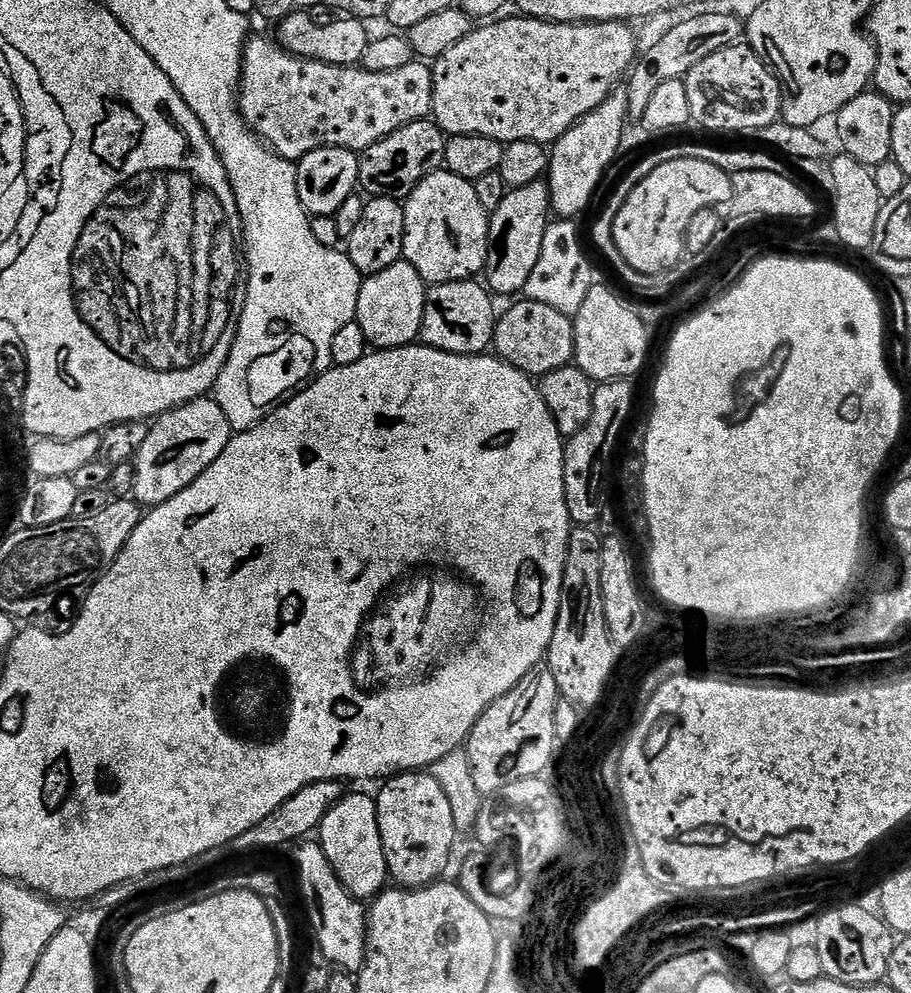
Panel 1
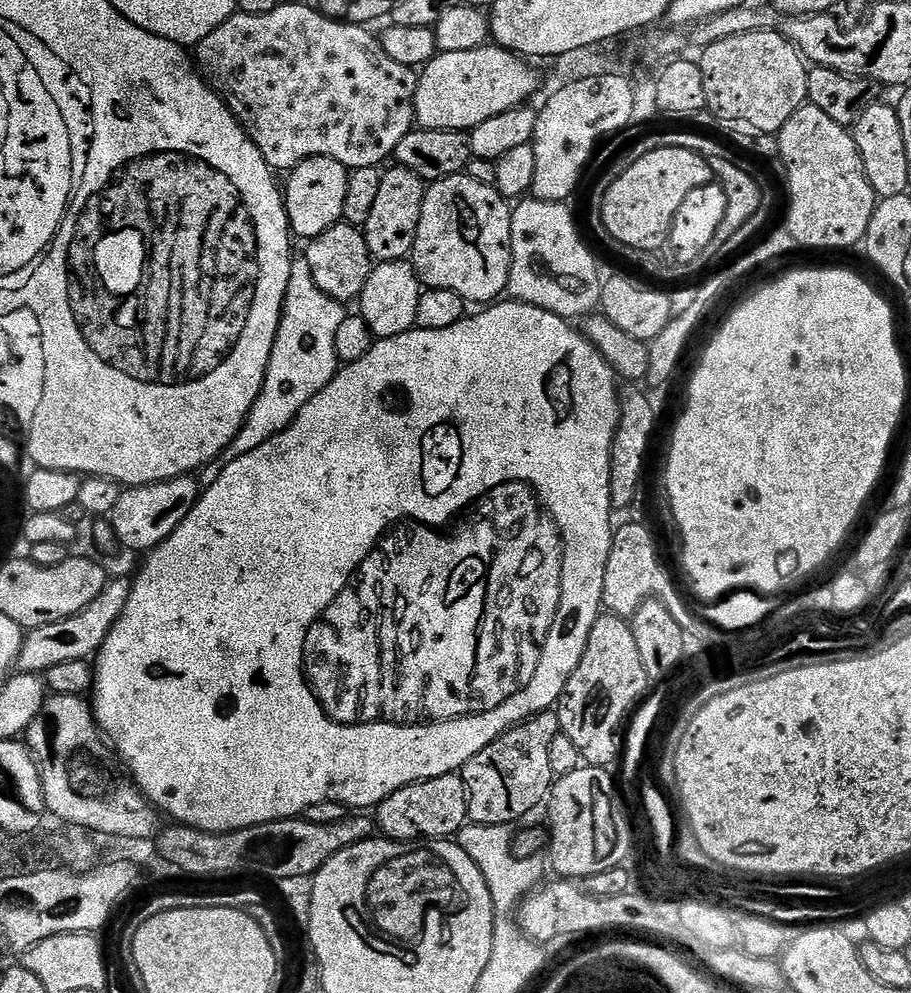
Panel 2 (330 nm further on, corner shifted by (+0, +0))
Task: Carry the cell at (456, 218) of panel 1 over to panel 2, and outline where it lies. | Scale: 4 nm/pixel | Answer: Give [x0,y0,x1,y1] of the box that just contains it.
[416,174,512,306]

